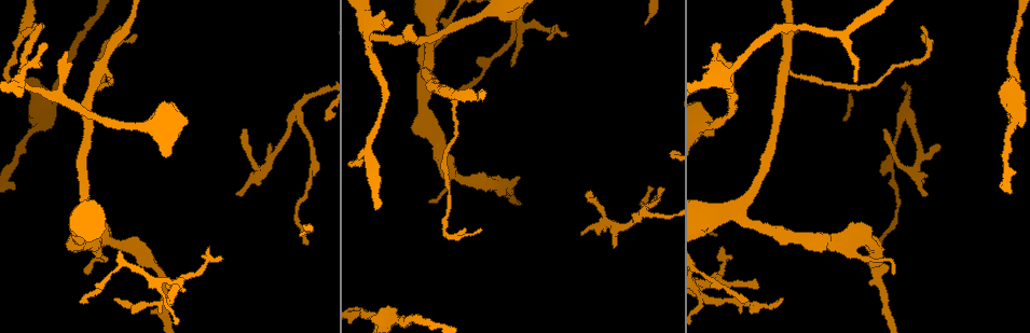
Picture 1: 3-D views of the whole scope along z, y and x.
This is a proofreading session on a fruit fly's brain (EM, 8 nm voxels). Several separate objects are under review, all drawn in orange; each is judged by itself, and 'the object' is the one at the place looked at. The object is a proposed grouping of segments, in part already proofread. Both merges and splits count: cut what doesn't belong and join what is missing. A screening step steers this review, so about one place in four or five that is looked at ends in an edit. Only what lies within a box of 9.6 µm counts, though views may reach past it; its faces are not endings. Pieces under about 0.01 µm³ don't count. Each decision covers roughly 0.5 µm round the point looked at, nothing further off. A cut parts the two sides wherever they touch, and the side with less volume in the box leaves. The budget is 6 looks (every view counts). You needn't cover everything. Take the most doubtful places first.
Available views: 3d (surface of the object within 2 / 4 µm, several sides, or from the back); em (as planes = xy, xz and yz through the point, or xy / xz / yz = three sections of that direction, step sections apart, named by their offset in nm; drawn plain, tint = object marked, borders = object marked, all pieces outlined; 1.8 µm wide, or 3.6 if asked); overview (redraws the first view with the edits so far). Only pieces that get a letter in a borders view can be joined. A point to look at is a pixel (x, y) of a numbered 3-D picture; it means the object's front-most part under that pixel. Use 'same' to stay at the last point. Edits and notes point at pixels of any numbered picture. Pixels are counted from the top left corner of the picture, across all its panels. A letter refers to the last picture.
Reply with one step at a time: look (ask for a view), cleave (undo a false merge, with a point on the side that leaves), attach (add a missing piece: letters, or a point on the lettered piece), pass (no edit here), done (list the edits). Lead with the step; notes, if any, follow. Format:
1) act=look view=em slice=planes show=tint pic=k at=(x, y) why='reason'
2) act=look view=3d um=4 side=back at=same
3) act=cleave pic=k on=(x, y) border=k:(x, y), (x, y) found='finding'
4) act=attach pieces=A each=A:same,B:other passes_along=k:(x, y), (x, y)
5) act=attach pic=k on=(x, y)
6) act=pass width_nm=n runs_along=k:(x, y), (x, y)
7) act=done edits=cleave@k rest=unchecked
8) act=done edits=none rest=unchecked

act=look view=em slice=planes show=borders pic=1 at=(365, 34) why='sharp bend'

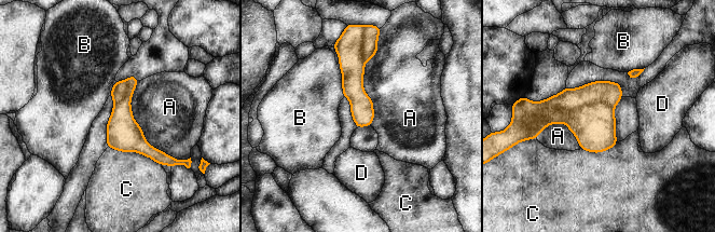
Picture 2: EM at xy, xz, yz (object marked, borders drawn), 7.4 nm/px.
act=pass width_nm=180 each=A:other,B:other,C:other,D:other border=2:(137, 81), (133, 119), (180, 160) found='continuous, no second neuron'

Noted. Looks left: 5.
act=look view=em slice=xy step=4 show=borders pic=1 at=(926, 193) why='an open end'

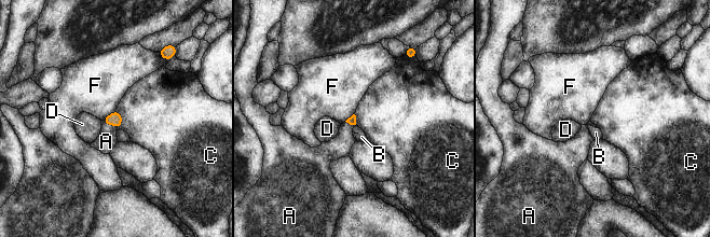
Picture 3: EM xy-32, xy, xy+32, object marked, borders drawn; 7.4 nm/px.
act=look view=em slice=planes show=borders at=same why='cut it another way'

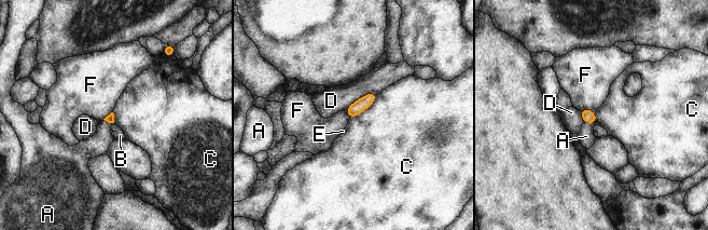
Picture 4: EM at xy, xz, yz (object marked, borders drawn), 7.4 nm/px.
act=attach pieces=A longest_contact=C:280nm each=A:same,B:other,C:other,D:other,E:other,F:other found='the neuron continues'

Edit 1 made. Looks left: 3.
act=look view=overview why='see it whole again'

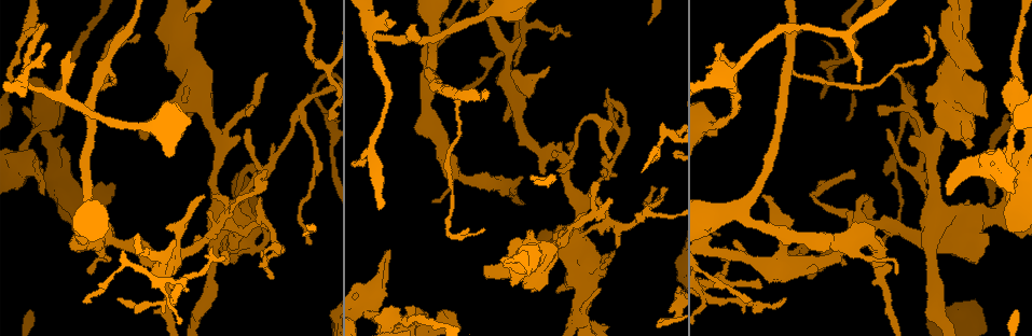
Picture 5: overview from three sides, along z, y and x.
act=look view=3d um=2 side=back pic=5 at=(44, 192) why='branch stops here'

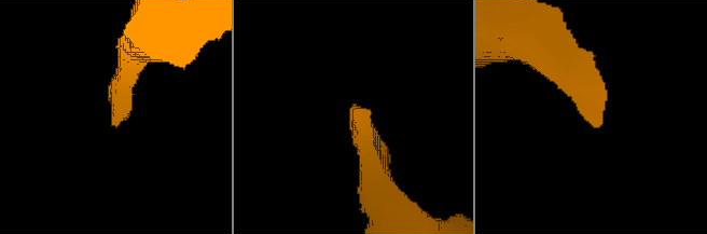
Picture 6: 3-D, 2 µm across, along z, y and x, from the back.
act=look view=em slice=planes show=borders pic=6 at=(112, 123) why='need the tissue'

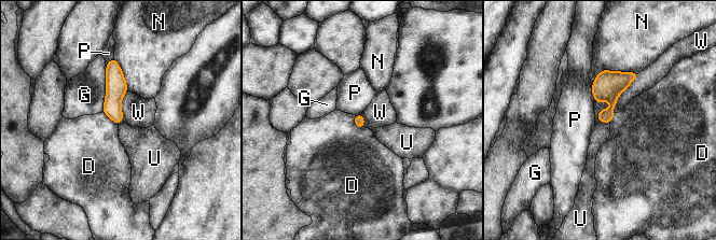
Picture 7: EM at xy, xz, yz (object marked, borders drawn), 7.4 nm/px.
act=pass longest_contact=W:480nm each=D:other,G:other,N:other,P:other,U:other,W:other found='none of them fits'

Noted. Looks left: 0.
act=done edits=attach@4 rest=unchecked

